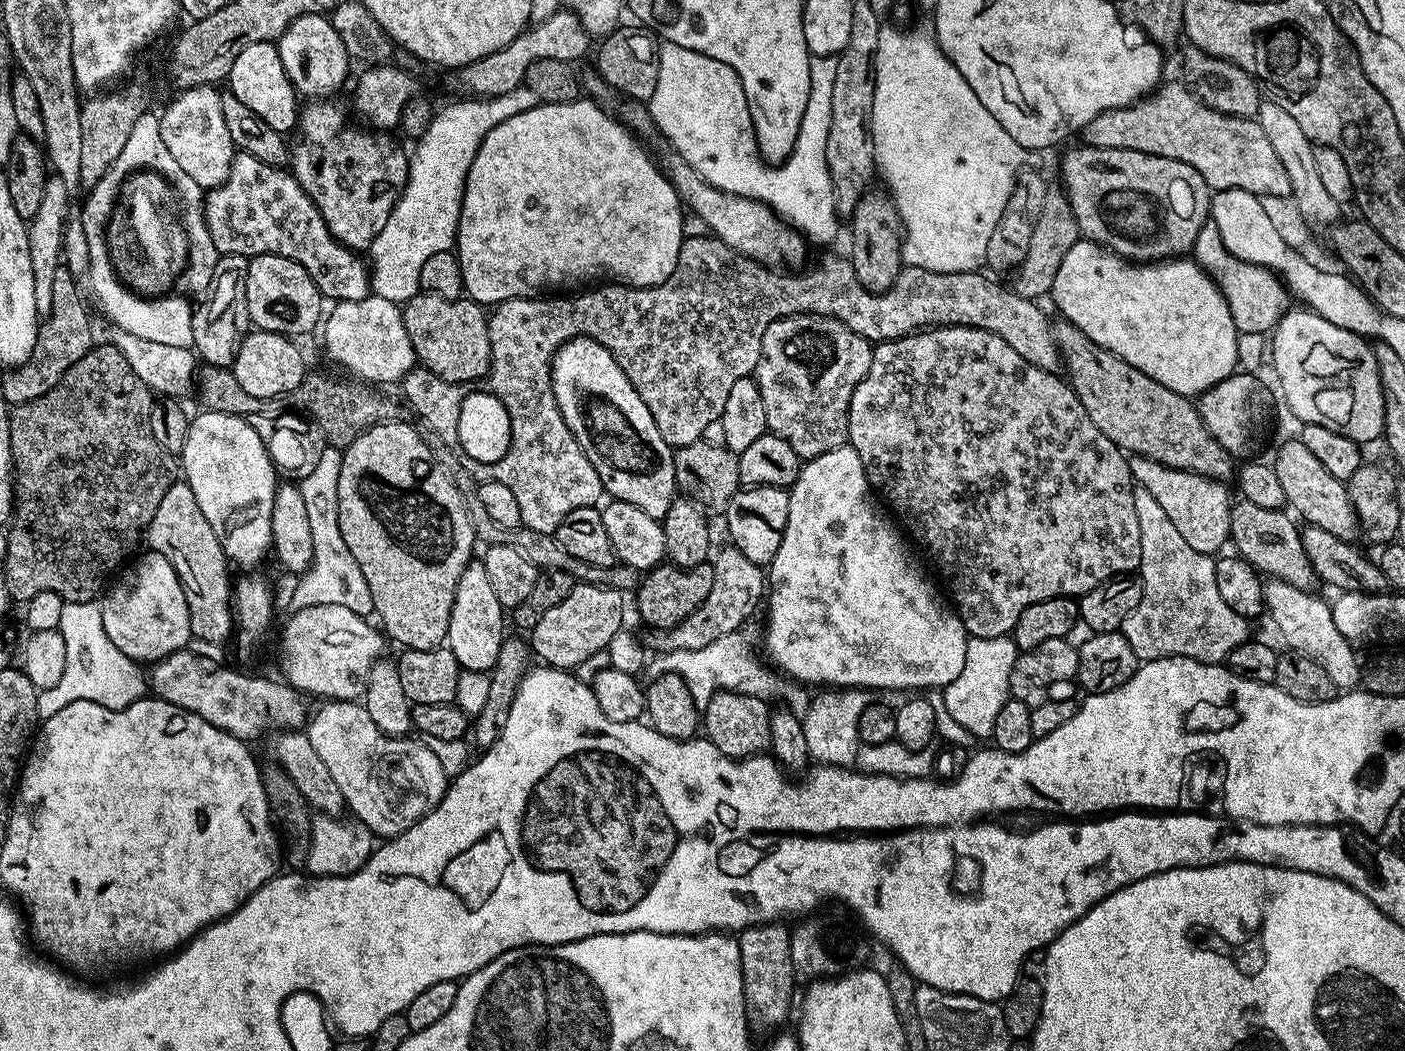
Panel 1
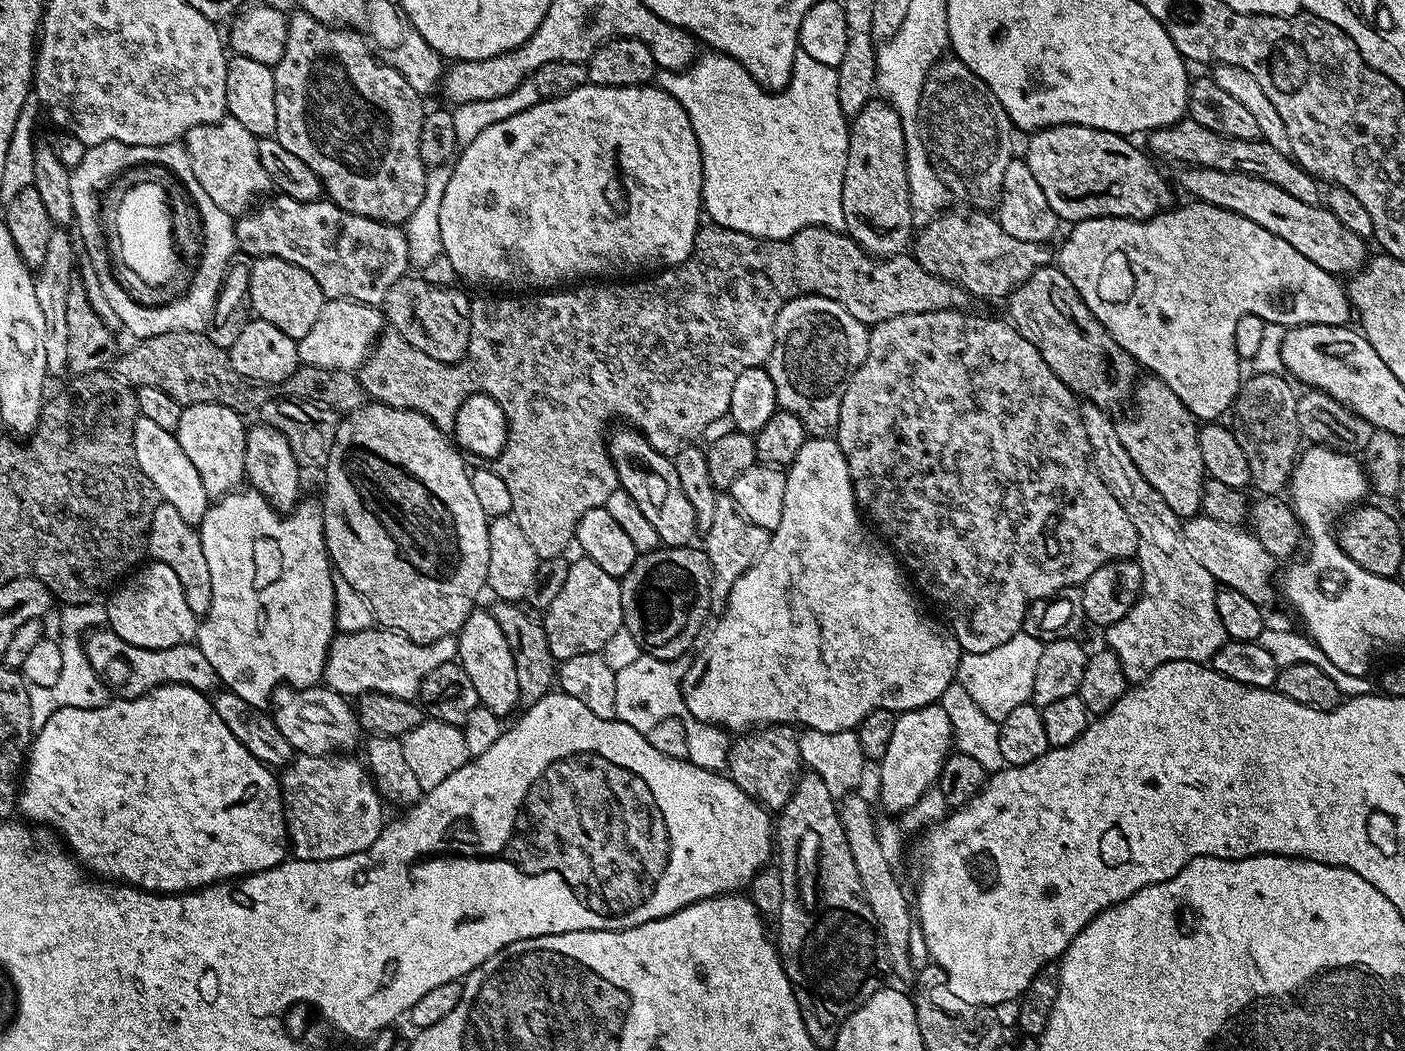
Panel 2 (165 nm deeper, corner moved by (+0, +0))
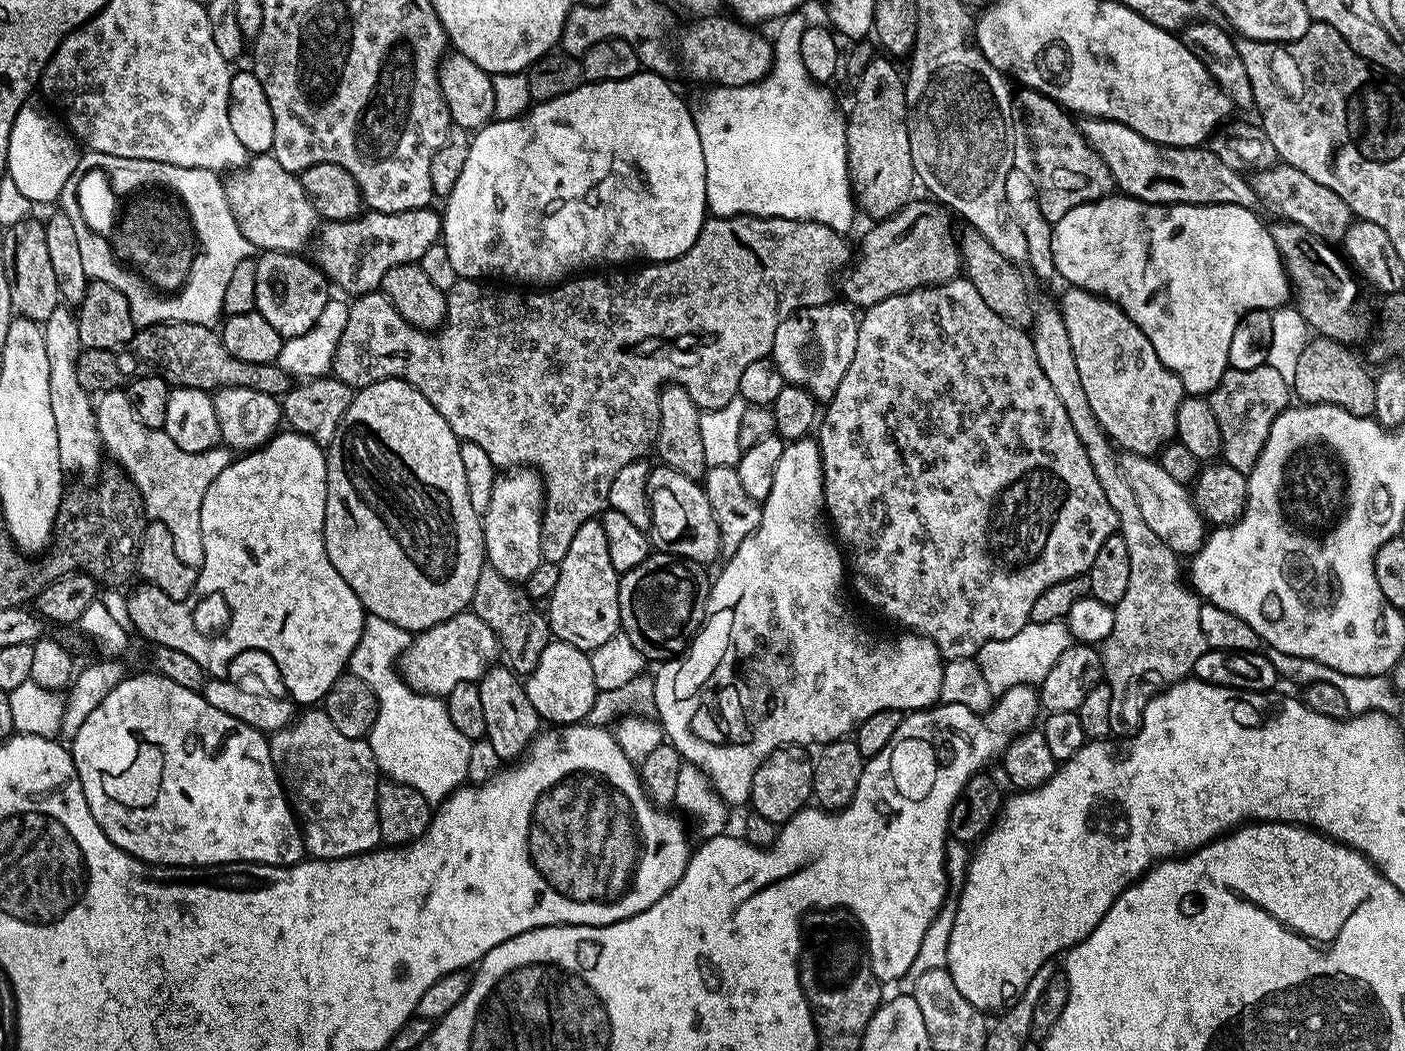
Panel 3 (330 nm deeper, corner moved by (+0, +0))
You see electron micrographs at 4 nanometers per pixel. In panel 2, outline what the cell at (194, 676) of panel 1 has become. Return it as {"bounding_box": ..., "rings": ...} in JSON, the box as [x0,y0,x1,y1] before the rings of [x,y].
{"bounding_box":[83,630,220,700],"rings":[[[110,630],[89,631],[83,637],[83,642],[90,666],[94,666],[100,679],[117,697],[126,700],[144,696],[150,690],[167,684],[190,686],[205,694],[211,693],[220,684],[214,666],[207,660],[206,654],[202,654],[202,650],[192,642],[172,644],[169,648],[143,648],[130,646],[130,642],[122,642],[122,638],[118,638],[118,634]]]}

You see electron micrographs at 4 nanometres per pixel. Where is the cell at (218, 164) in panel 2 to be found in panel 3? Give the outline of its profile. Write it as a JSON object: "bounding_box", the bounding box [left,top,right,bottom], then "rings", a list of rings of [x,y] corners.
{"bounding_box":[224,154,318,254],"rings":[[[271,154],[253,155],[243,168],[233,171],[227,177],[224,189],[234,218],[238,222],[242,234],[246,234],[246,238],[250,238],[253,249],[300,254],[305,251],[303,248],[307,244],[309,247],[310,241],[317,235],[318,217],[306,190],[302,190],[299,175],[282,170],[282,166],[278,166],[278,162]]]}

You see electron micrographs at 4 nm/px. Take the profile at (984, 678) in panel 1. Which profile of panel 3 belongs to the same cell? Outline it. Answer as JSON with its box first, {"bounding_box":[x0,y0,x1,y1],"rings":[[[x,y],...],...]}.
{"bounding_box":[976,621,1074,697],"rings":[[[1029,621],[1016,635],[1008,639],[995,639],[988,642],[976,655],[976,661],[982,674],[985,675],[993,697],[1002,696],[1008,689],[1016,685],[1039,685],[1054,662],[1072,646],[1074,637],[1067,623],[1036,624]]]}

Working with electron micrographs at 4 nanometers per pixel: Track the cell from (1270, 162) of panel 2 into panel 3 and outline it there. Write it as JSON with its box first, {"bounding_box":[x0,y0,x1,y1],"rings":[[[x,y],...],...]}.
{"bounding_box":[1250,162,1354,242],"rings":[[[1277,162],[1271,168],[1253,171],[1250,179],[1259,203],[1273,208],[1280,215],[1277,217],[1281,221],[1302,226],[1310,234],[1329,242],[1343,241],[1354,217],[1350,206],[1346,206],[1346,202],[1342,202],[1342,198],[1338,198],[1334,190],[1321,186],[1314,182],[1314,178],[1302,174],[1302,170],[1294,170],[1294,166],[1283,162]]]}

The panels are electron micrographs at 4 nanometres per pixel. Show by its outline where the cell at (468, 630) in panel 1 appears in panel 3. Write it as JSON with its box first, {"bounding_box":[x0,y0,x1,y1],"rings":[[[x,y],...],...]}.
{"bounding_box":[478,666,542,762],"rings":[[[493,666],[478,681],[482,694],[482,707],[486,717],[486,738],[494,746],[502,762],[512,762],[528,751],[528,745],[536,739],[542,728],[540,716],[530,703],[521,677],[507,666]]]}

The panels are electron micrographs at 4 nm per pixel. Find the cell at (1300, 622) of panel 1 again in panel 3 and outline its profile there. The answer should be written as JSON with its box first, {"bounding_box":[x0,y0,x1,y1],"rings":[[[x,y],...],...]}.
{"bounding_box":[1118,454,1206,554],"rings":[[[1124,454],[1119,457],[1118,463],[1134,490],[1134,496],[1138,498],[1138,508],[1142,510],[1142,518],[1146,518],[1146,526],[1150,526],[1150,530],[1154,530],[1154,534],[1158,534],[1158,538],[1162,538],[1172,552],[1195,554],[1204,545],[1206,521],[1192,503],[1189,489],[1174,482],[1174,478],[1170,478],[1170,474],[1166,474],[1155,459]]]}

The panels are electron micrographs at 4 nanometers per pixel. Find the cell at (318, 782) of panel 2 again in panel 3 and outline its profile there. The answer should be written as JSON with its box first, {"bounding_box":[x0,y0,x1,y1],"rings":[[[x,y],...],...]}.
{"bounding_box":[268,710,381,860],"rings":[[[304,710],[282,730],[271,733],[268,736],[268,745],[270,746],[270,758],[274,762],[276,773],[280,776],[280,785],[283,786],[284,794],[287,796],[289,805],[299,823],[300,834],[304,838],[304,851],[311,859],[341,860],[342,858],[350,858],[363,852],[371,852],[381,843],[380,831],[378,830],[378,790],[376,789],[378,769],[374,758],[374,750],[369,746],[367,739],[346,738],[346,734],[339,732],[338,726],[334,726],[334,722],[330,722],[330,718],[324,711]]]}

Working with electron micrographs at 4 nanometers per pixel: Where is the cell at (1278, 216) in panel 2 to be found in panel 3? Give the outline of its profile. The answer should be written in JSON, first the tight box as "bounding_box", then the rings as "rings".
{"bounding_box":[1078,115,1258,209],"rings":[[[1085,115],[1078,127],[1088,145],[1102,158],[1102,162],[1106,162],[1115,187],[1125,196],[1133,196],[1151,204],[1233,204],[1250,209],[1257,207],[1258,199],[1256,191],[1252,189],[1251,179],[1243,171],[1222,162],[1222,158],[1218,158],[1211,147],[1179,148],[1176,144],[1159,144],[1150,138],[1142,138],[1142,134],[1138,134],[1138,130],[1130,130],[1130,126],[1122,126],[1120,120],[1097,116]]]}

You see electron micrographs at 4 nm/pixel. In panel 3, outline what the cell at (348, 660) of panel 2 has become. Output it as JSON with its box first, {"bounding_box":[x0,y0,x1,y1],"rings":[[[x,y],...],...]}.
{"bounding_box":[398,610,500,698],"rings":[[[465,610],[454,618],[446,618],[446,622],[438,622],[438,626],[415,633],[411,646],[398,661],[398,671],[412,691],[447,698],[458,682],[474,684],[480,681],[500,655],[500,642],[494,630],[490,630],[490,626],[486,626],[475,612]]]}

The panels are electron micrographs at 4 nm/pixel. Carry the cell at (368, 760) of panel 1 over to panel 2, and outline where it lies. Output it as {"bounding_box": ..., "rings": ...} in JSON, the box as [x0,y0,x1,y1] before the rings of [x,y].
{"bounding_box":[274,686,362,756],"rings":[[[326,686],[302,688],[291,693],[292,697],[274,712],[278,730],[297,753],[326,756],[343,750],[352,750],[362,736],[360,722],[347,697]]]}

